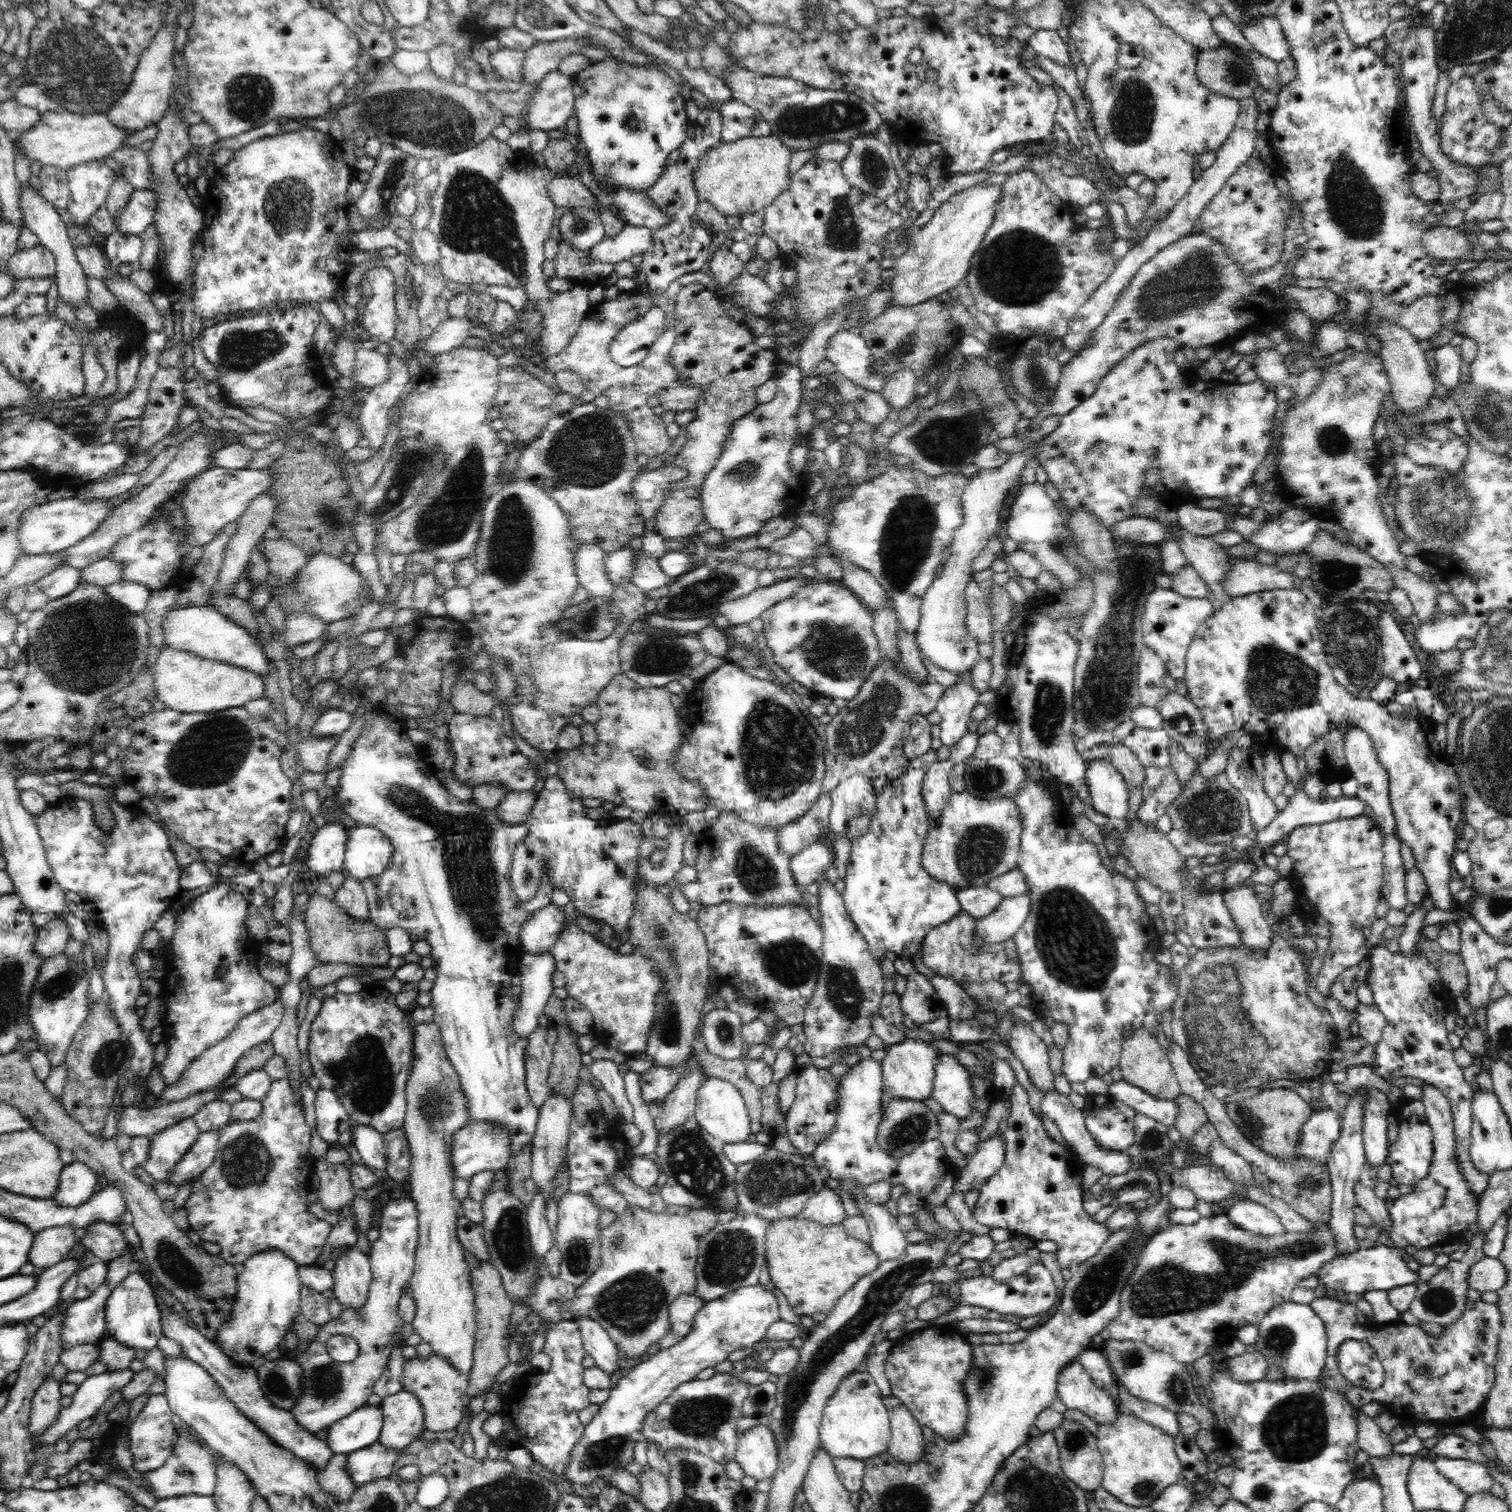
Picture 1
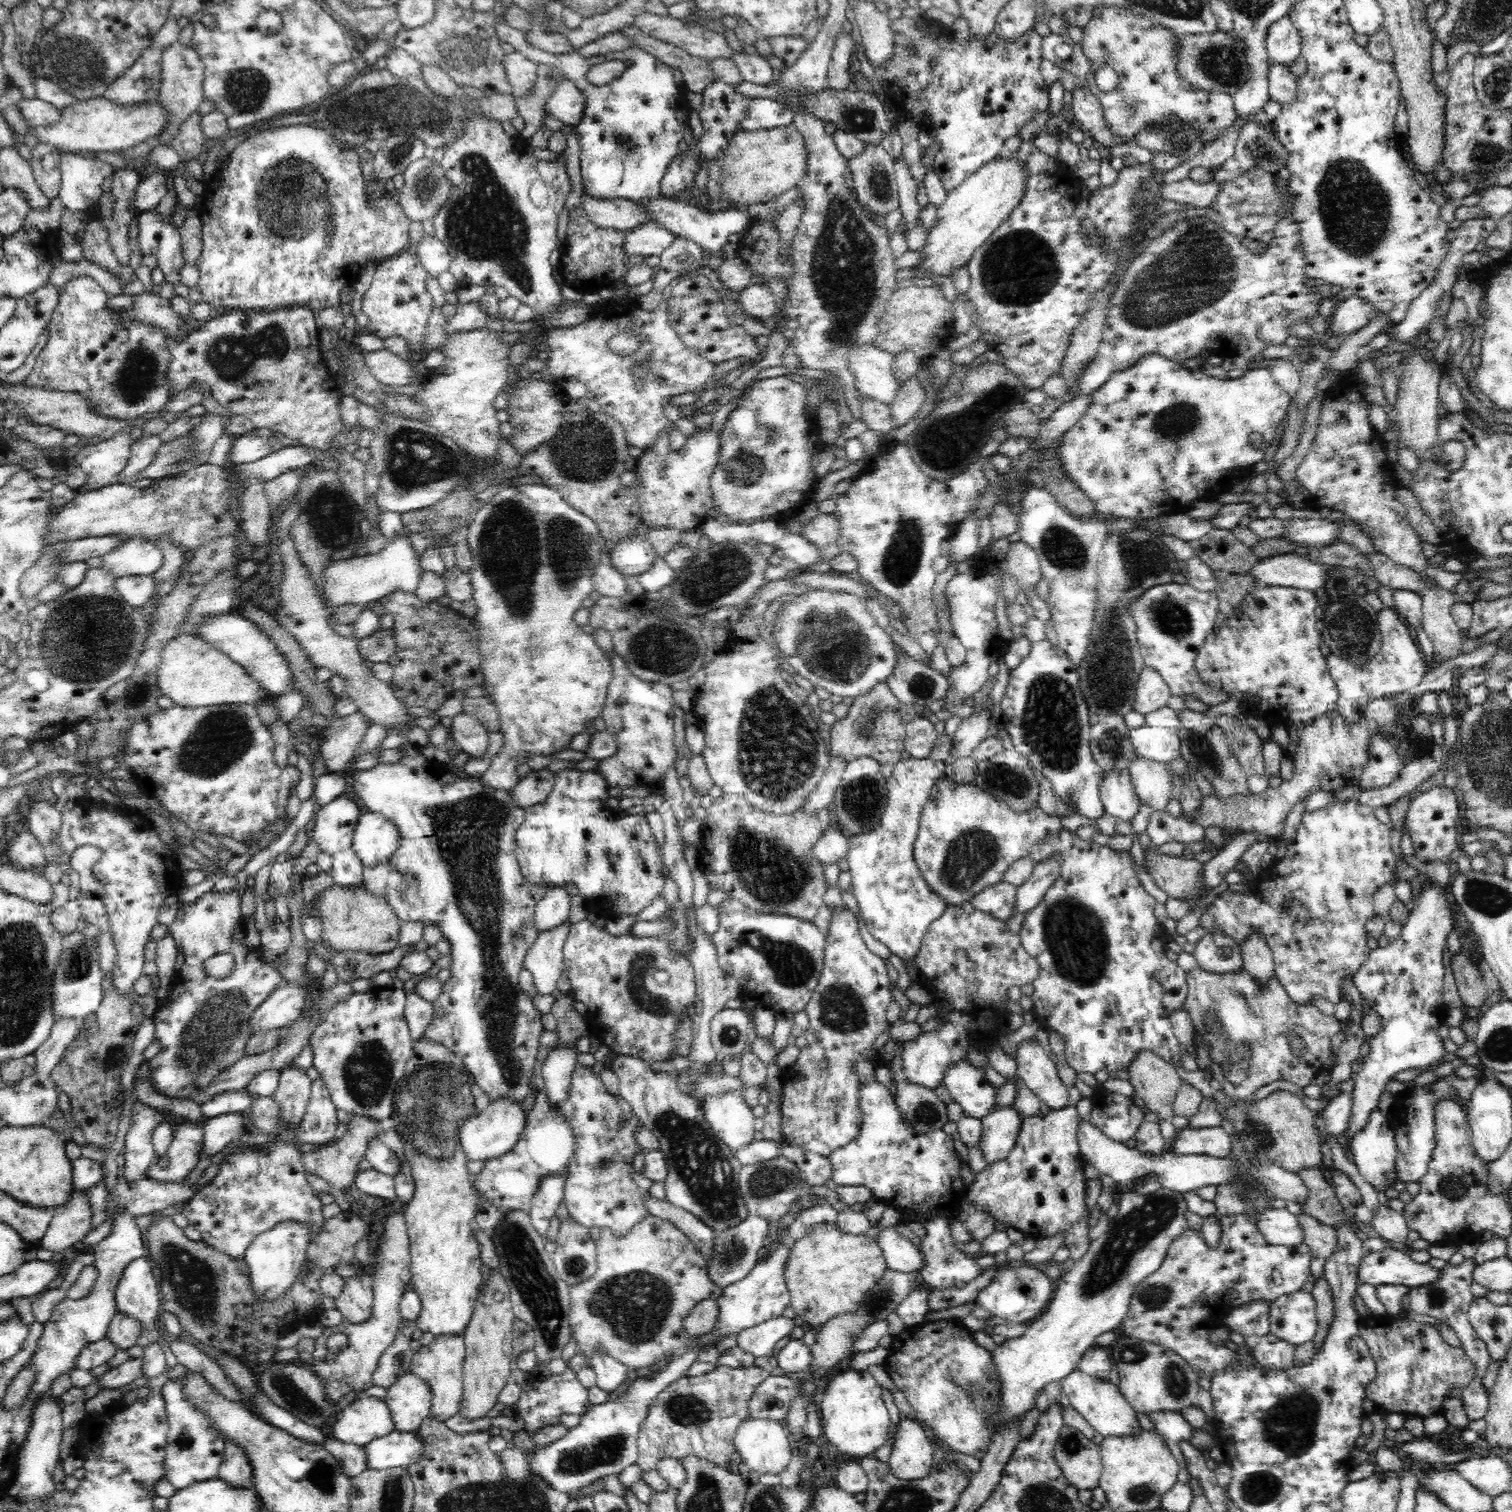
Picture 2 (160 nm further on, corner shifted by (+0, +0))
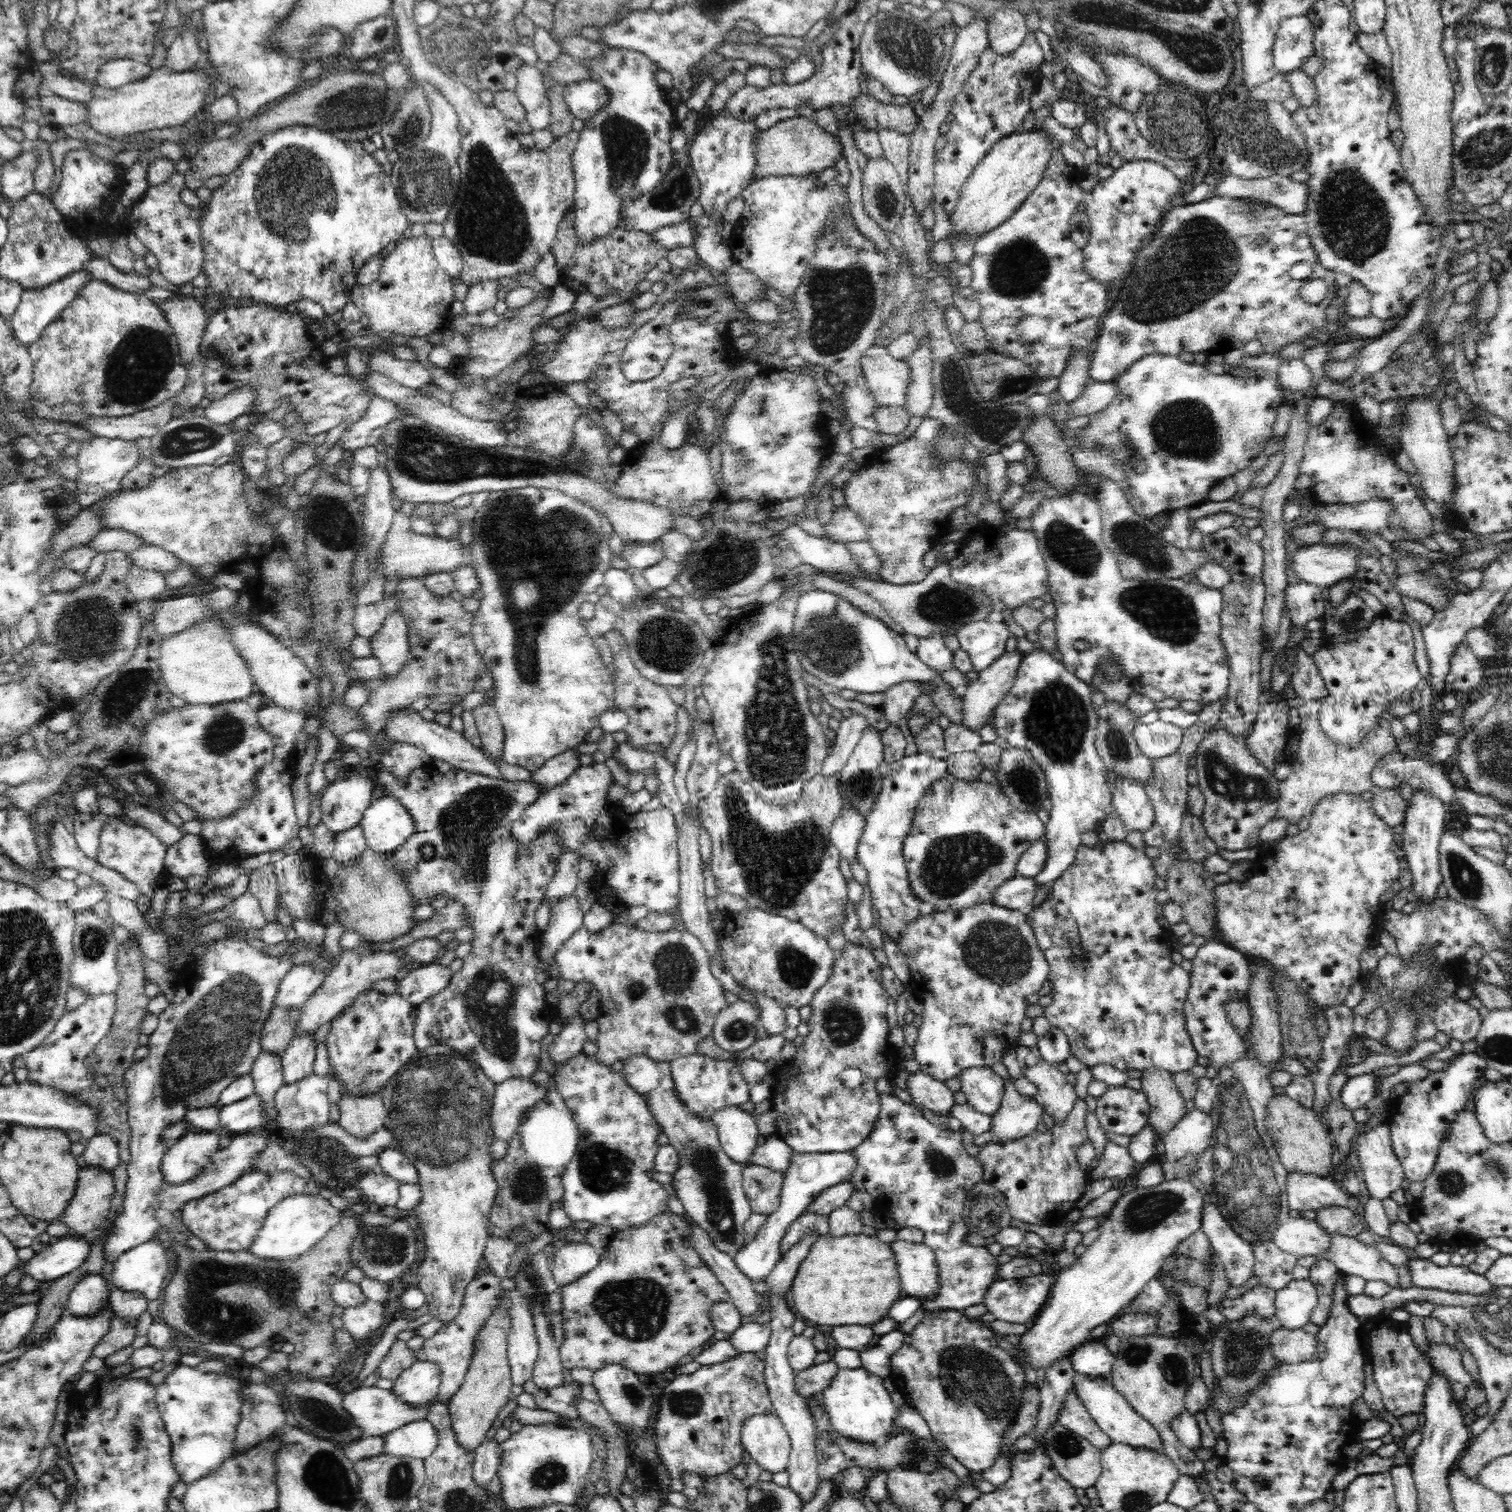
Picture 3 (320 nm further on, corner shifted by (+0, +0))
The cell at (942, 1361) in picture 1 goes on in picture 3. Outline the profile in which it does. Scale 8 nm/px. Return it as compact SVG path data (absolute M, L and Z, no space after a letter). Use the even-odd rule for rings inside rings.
M930 1309L923 1310L923 1317L919 1324L917 1324L910 1334L906 1334L902 1348L892 1354L890 1358L890 1378L894 1381L897 1390L904 1396L906 1403L911 1405L917 1412L926 1420L932 1436L940 1440L947 1451L952 1454L968 1471L974 1473L982 1473L984 1470L991 1468L995 1461L1001 1456L1001 1449L1005 1440L1005 1435L1008 1433L1010 1427L1014 1423L1019 1410L1022 1407L1023 1394L1026 1390L1028 1379L1026 1379L1026 1372L1024 1372L1022 1365L998 1345L1001 1338L995 1333L990 1326L979 1320L970 1319L962 1313L962 1311L950 1309L938 1309L930 1311Z

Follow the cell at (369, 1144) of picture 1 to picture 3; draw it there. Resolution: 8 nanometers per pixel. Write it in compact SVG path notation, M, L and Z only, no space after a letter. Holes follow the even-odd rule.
M388 1147L378 1151L378 1166L402 1184L419 1184L418 1169L403 1152Z

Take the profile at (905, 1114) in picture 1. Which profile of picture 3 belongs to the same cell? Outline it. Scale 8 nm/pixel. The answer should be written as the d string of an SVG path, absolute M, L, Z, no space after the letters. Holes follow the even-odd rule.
M917 1071L910 1074L907 1090L913 1102L920 1104L940 1116L950 1115L954 1104L954 1092L946 1086L945 1082L936 1080L931 1074Z

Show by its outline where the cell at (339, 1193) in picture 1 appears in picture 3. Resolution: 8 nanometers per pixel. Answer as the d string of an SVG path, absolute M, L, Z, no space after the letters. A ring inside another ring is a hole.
M372 1093L369 1095L348 1095L339 1100L339 1123L354 1137L358 1139L368 1138L374 1131L384 1127L384 1119L388 1111L383 1103L383 1093Z

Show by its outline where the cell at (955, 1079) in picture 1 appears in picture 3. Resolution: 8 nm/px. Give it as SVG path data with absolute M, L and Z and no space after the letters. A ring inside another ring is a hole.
M968 1068L957 1077L960 1078L960 1089L966 1094L967 1103L974 1110L992 1116L1000 1108L1005 1080L992 1068Z

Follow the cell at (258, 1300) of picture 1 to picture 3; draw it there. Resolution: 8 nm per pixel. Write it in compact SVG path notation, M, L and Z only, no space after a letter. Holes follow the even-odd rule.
M292 1195L284 1197L280 1204L272 1208L263 1222L262 1228L257 1232L256 1238L249 1251L262 1259L294 1260L297 1256L308 1252L326 1233L340 1222L345 1212L334 1208L331 1202L317 1195Z

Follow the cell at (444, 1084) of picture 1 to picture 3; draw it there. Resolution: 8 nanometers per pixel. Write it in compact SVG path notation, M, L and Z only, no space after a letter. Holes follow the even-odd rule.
M434 1045L417 1051L400 1072L396 1072L390 1084L383 1090L383 1103L388 1111L383 1126L392 1135L390 1147L403 1152L418 1169L422 1189L420 1205L412 1211L412 1220L422 1227L425 1258L417 1269L418 1287L425 1294L428 1312L444 1324L452 1322L459 1313L466 1285L478 1269L478 1260L483 1257L488 1233L488 1222L498 1192L498 1183L492 1173L495 1162L490 1155L492 1125L490 1108L495 1094L495 1083L482 1068L468 1056L452 1047Z

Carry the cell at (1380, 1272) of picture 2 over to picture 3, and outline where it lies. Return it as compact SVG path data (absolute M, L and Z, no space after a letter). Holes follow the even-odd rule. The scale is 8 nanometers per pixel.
M1410 1255L1409 1264L1412 1284L1420 1288L1433 1288L1453 1293L1466 1293L1478 1296L1494 1290L1495 1286L1486 1279L1486 1275L1472 1272L1469 1267L1439 1266L1430 1259L1421 1259Z

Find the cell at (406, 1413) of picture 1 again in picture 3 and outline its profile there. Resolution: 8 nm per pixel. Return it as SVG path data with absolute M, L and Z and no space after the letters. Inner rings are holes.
M417 1360L406 1369L391 1388L396 1396L417 1408L424 1408L438 1395L440 1388L440 1365L434 1361Z

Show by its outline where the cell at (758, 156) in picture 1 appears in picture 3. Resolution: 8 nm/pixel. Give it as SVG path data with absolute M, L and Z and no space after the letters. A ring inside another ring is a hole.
M796 116L772 126L768 130L759 131L754 138L756 153L756 170L754 179L767 176L802 176L832 167L842 157L843 144L841 139L832 135L815 120Z

